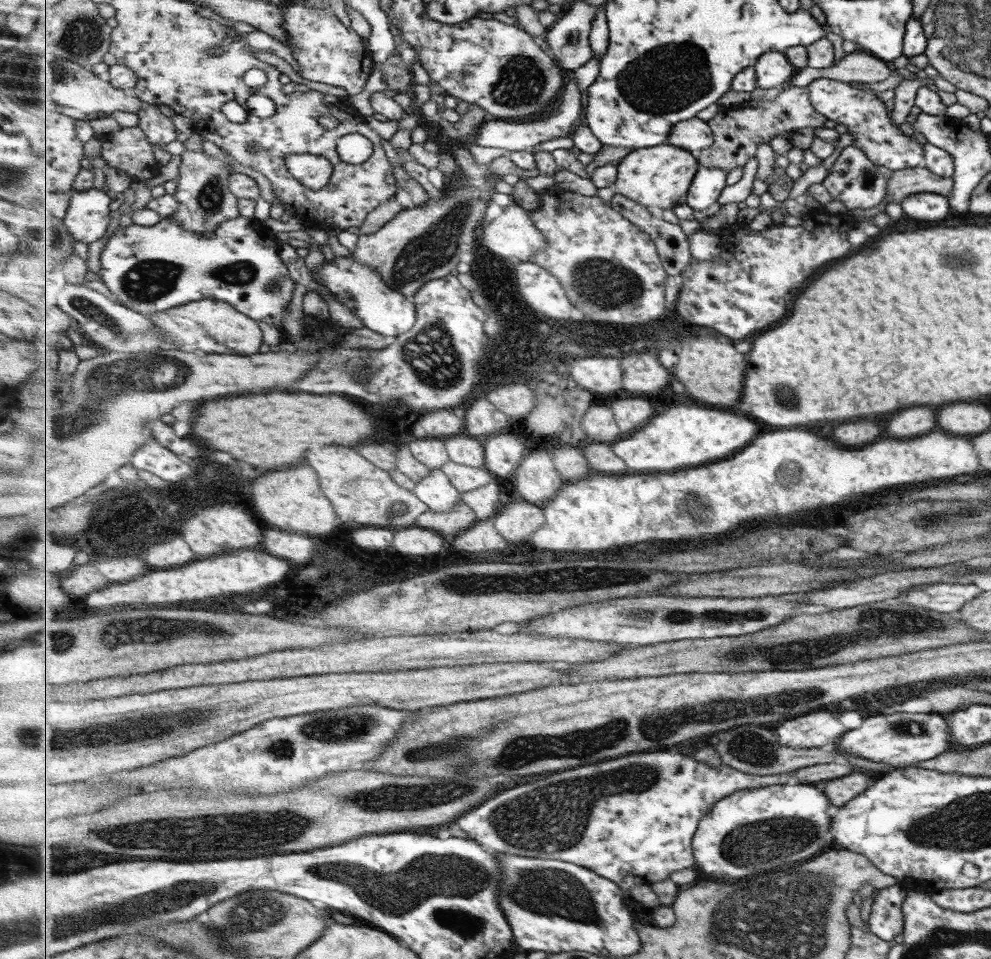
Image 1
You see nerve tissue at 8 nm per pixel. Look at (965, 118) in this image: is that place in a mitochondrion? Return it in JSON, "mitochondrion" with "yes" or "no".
{"mitochondrion":"no"}

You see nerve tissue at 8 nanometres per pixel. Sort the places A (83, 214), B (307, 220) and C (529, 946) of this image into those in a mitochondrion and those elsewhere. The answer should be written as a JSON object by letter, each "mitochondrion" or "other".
{"A":"other","B":"other","C":"other"}

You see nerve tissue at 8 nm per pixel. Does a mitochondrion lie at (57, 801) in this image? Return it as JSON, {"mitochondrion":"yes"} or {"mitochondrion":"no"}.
{"mitochondrion":"no"}

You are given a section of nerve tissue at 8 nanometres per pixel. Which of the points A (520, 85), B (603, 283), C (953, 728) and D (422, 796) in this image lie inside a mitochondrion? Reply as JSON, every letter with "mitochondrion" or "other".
{"A":"mitochondrion","B":"mitochondrion","C":"other","D":"mitochondrion"}

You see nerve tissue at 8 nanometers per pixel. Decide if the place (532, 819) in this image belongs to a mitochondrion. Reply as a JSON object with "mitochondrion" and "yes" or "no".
{"mitochondrion":"yes"}

